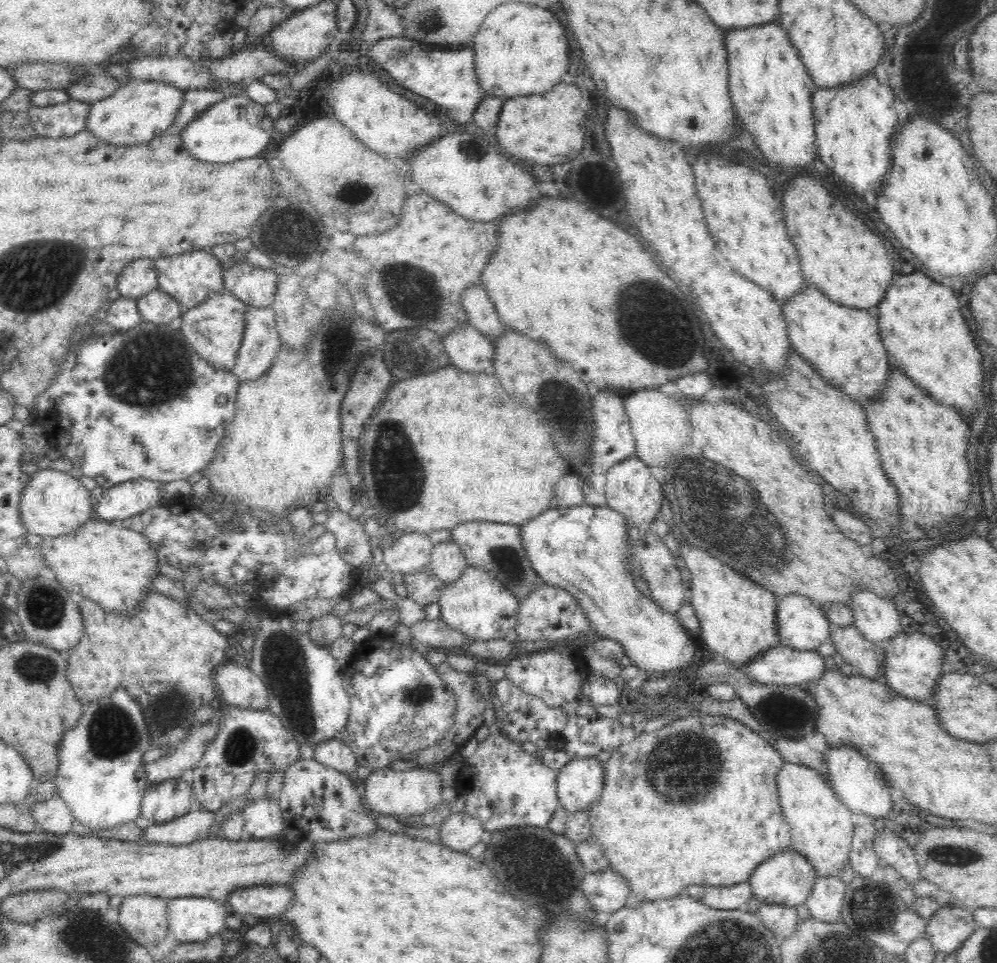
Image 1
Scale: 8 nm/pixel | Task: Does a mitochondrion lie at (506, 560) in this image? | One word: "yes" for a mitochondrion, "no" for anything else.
yes

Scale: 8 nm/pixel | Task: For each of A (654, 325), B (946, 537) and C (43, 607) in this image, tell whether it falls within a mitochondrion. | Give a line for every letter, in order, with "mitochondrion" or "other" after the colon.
A: mitochondrion
B: other
C: mitochondrion

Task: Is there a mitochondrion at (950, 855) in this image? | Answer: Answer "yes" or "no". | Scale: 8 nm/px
yes

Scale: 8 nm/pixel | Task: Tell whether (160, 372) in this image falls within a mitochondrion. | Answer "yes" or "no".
yes

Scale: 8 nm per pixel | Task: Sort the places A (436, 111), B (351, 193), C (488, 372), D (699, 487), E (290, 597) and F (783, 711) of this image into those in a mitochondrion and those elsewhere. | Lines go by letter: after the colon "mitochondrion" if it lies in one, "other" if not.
A: other
B: mitochondrion
C: other
D: mitochondrion
E: other
F: mitochondrion

